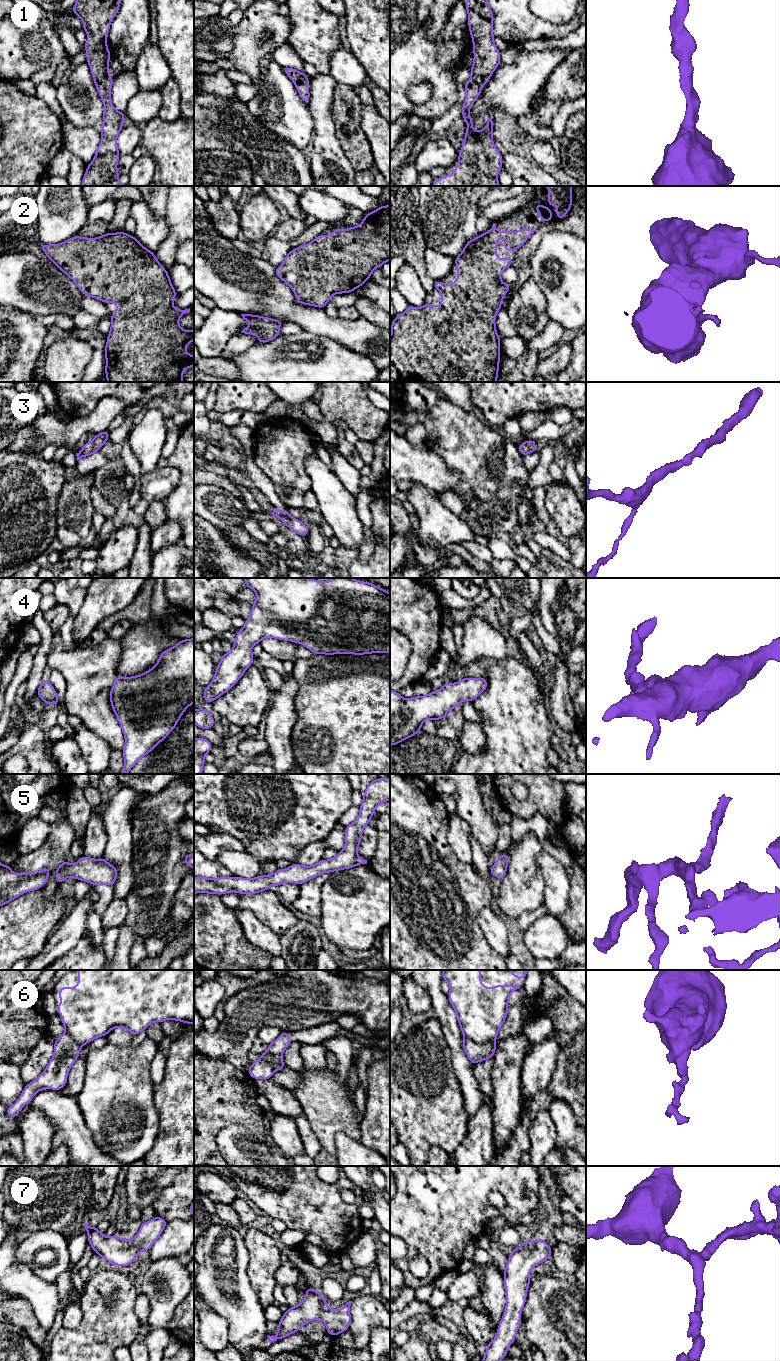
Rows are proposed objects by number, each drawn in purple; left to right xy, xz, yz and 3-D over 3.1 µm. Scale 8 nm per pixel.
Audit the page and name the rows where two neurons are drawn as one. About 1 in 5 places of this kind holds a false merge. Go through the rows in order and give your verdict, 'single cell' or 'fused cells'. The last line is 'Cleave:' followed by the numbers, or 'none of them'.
1: single cell
2: single cell
3: single cell
4: single cell
5: single cell
6: fused cells
7: single cell
Cleave: 6

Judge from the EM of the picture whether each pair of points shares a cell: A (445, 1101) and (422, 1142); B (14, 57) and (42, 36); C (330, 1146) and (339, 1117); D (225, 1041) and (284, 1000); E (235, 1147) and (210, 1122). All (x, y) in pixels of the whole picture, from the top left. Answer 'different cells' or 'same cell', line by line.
A: same cell
B: same cell
C: same cell
D: same cell
E: different cells

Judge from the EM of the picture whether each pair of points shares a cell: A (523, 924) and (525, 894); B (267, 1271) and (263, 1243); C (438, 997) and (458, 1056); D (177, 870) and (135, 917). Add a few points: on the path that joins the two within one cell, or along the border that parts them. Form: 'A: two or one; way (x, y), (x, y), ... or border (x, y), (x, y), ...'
A: two; border (544, 903), (532, 910), (524, 911), (516, 918)
B: one; way (264, 1264), (263, 1250)
C: one; way (444, 1012), (449, 1026), (454, 1033), (454, 1041)
D: one; way (164, 883), (157, 890), (157, 899), (148, 907)

